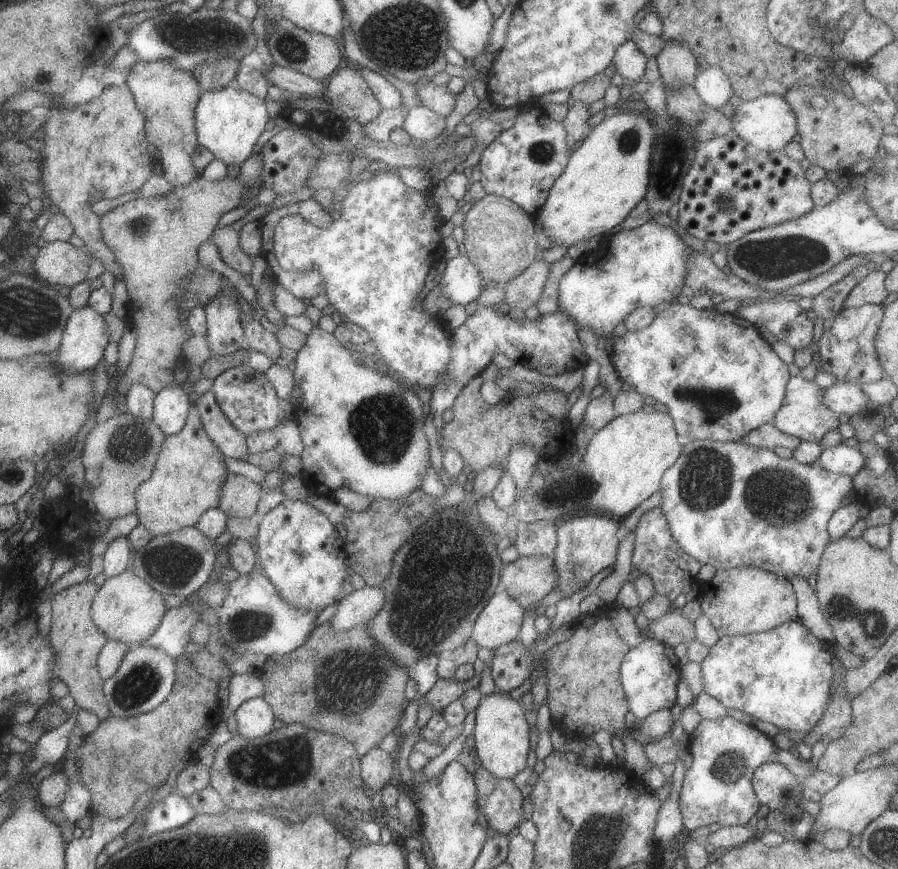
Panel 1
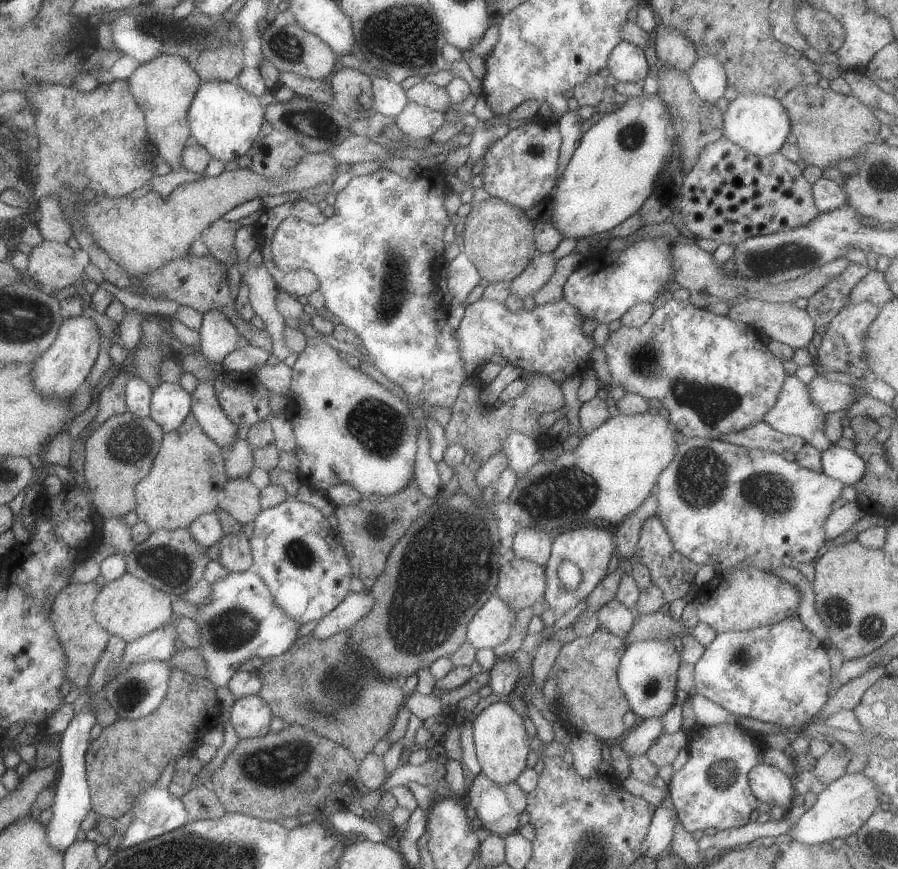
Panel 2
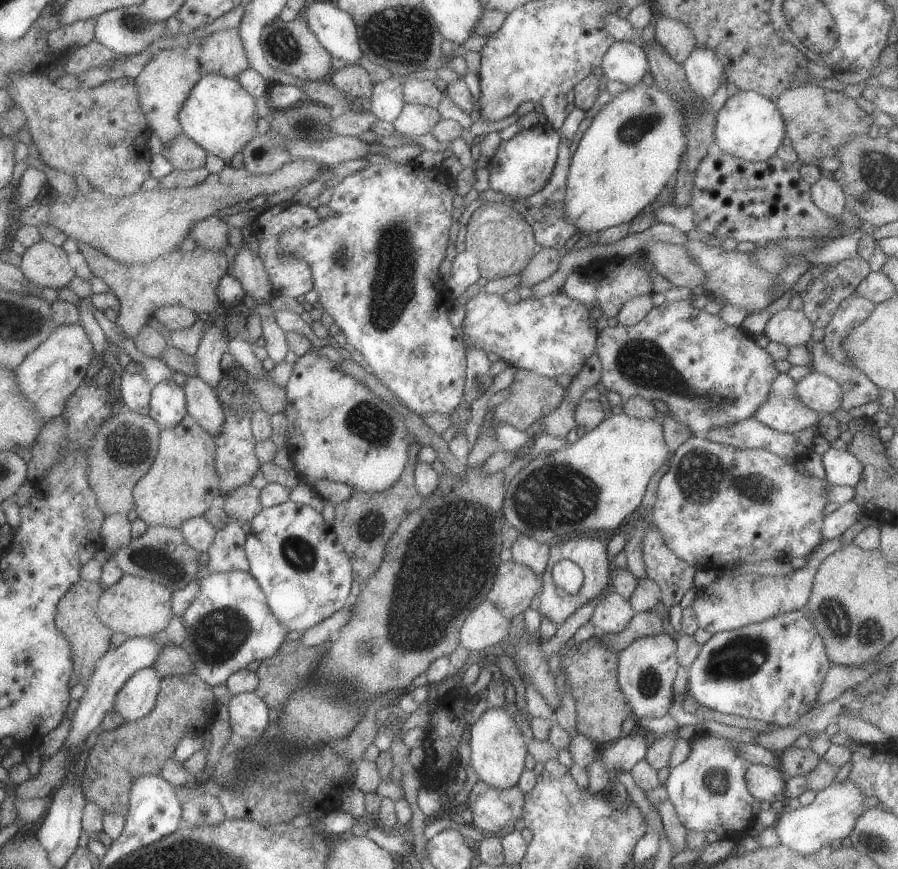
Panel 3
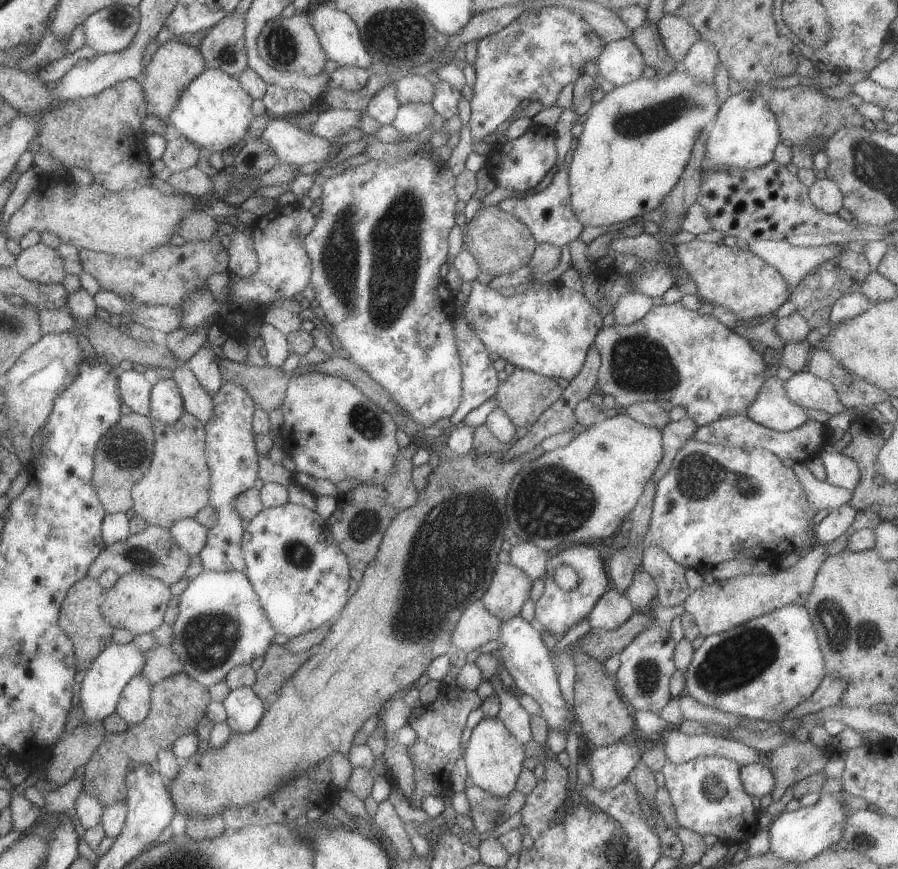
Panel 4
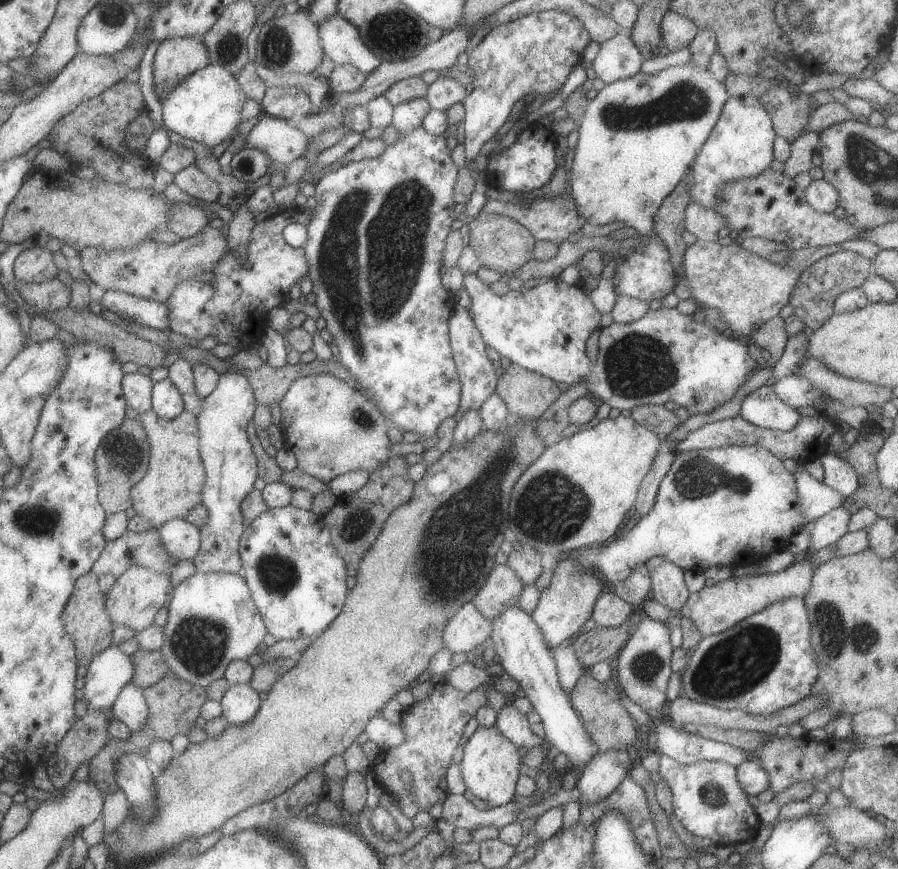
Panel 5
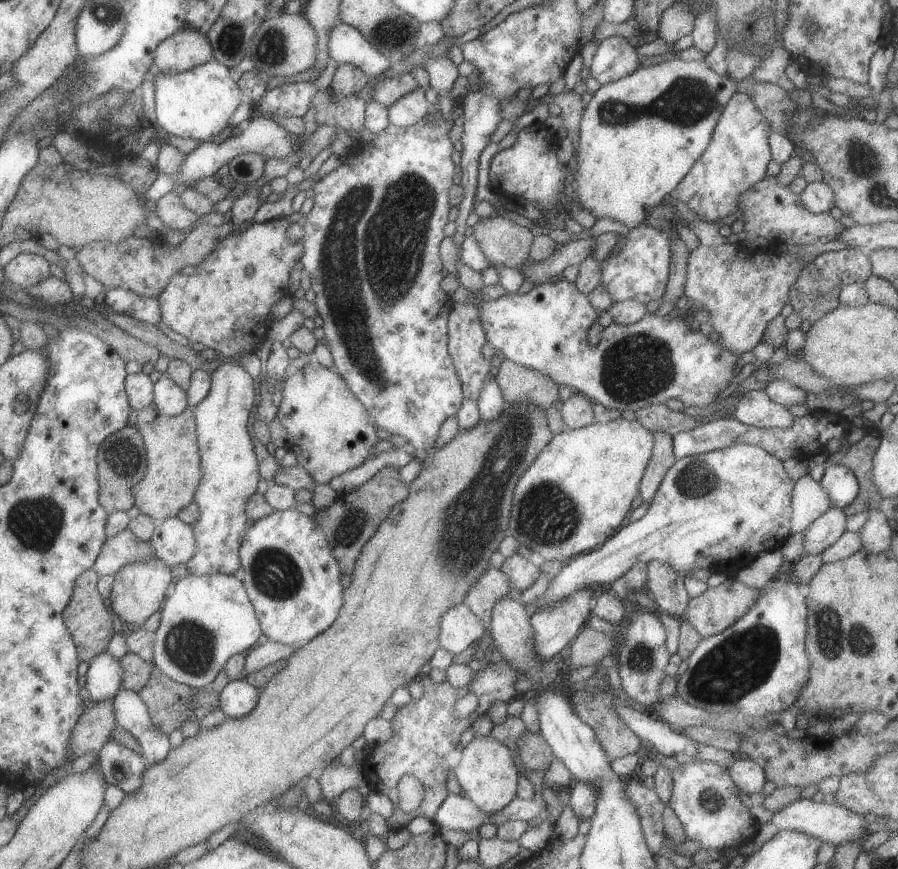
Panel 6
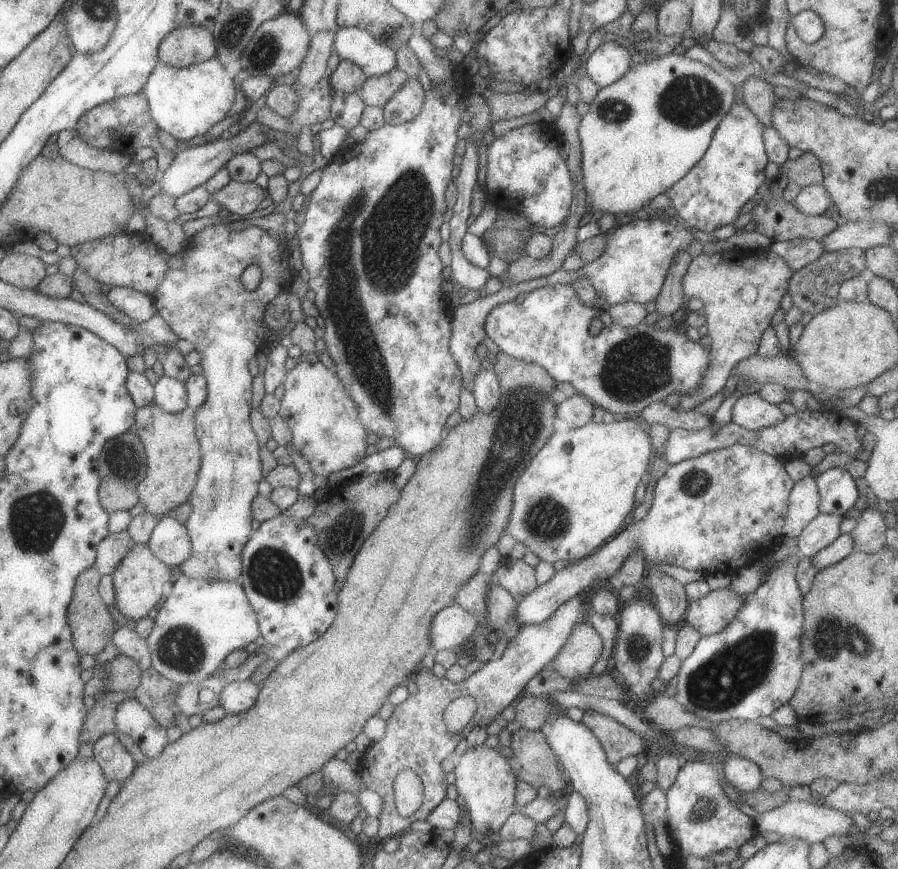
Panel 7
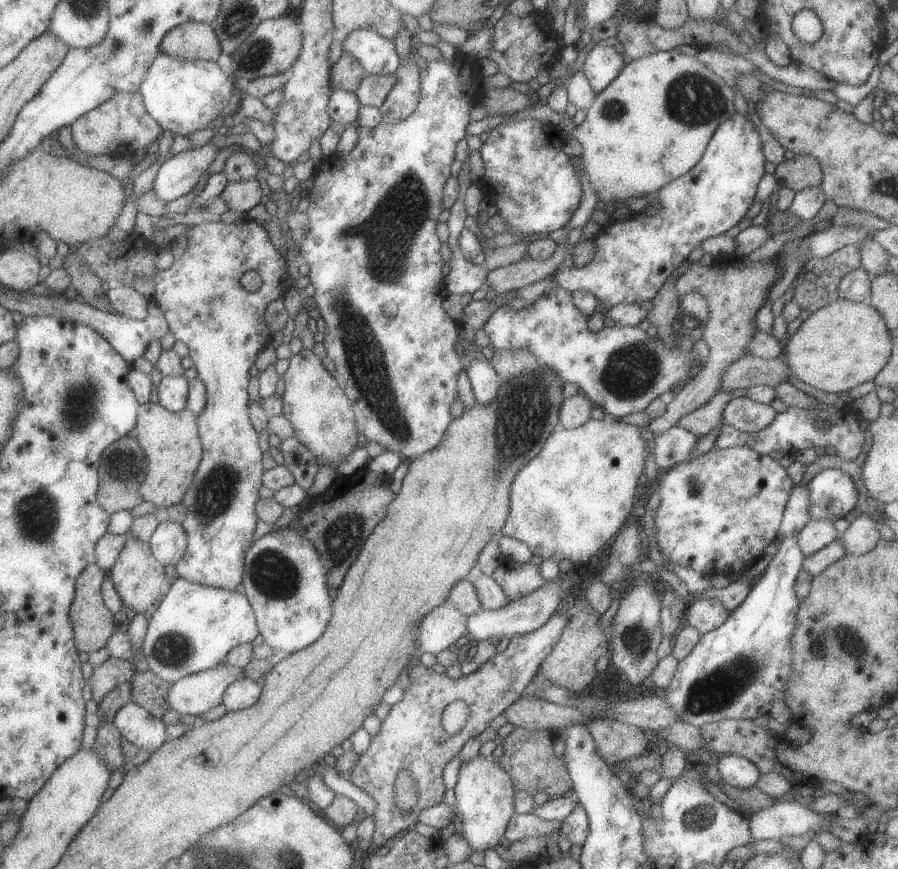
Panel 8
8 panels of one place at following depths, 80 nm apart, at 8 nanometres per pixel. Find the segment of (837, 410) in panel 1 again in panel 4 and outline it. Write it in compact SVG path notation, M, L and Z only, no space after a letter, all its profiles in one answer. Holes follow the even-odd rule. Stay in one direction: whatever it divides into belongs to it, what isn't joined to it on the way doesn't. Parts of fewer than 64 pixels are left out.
M807 370L795 373L785 381L784 387L789 400L803 408L824 410L830 415L845 410L838 399L836 388L828 380Z

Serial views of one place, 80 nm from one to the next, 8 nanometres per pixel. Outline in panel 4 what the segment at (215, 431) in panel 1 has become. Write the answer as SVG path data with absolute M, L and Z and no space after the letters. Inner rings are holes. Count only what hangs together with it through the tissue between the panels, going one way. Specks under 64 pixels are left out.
M186 364L176 368L171 378L178 386L185 415L195 417L202 425L208 423L214 411L211 395L205 392Z

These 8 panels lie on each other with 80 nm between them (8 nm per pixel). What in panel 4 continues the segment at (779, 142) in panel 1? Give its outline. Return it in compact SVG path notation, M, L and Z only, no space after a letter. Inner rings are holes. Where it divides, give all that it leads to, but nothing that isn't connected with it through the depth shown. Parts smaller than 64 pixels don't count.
M741 90L723 100L707 133L702 175L723 167L752 169L763 166L774 158L775 147L780 141L778 122L768 107L766 95L755 91Z

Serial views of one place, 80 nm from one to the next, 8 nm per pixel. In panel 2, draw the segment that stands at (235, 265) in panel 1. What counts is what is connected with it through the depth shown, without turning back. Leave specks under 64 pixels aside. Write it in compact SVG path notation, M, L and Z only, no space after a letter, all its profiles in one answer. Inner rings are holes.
M225 219L214 220L213 224L203 230L199 240L208 248L210 255L225 265L226 268L235 264L237 251L234 247L236 230L241 227L241 222L226 221Z

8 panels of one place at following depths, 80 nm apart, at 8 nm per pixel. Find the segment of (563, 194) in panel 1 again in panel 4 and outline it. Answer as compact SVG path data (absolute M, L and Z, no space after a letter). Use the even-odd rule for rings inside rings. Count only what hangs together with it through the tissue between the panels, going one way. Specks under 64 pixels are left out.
M681 67L672 71L672 73L666 77L657 78L657 76L654 76L651 79L639 77L624 85L616 85L615 89L604 94L598 102L593 103L590 109L587 119L583 123L582 133L578 137L577 146L572 154L572 159L568 162L568 189L571 210L584 227L609 226L610 224L625 222L625 220L637 218L637 216L641 216L643 212L648 212L648 210L657 207L658 204L663 201L665 195L672 189L672 186L679 180L683 172L683 167L689 158L696 134L701 131L709 130L718 111L713 83L711 85L698 85L690 79L690 76L685 73Z

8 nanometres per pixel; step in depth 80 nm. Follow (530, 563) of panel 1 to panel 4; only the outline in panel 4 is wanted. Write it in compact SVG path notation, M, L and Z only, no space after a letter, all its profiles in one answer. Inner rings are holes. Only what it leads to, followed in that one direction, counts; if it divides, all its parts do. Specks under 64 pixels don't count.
M496 563L491 582L480 599L485 608L502 621L520 614L523 603L531 595L533 581L516 566Z

